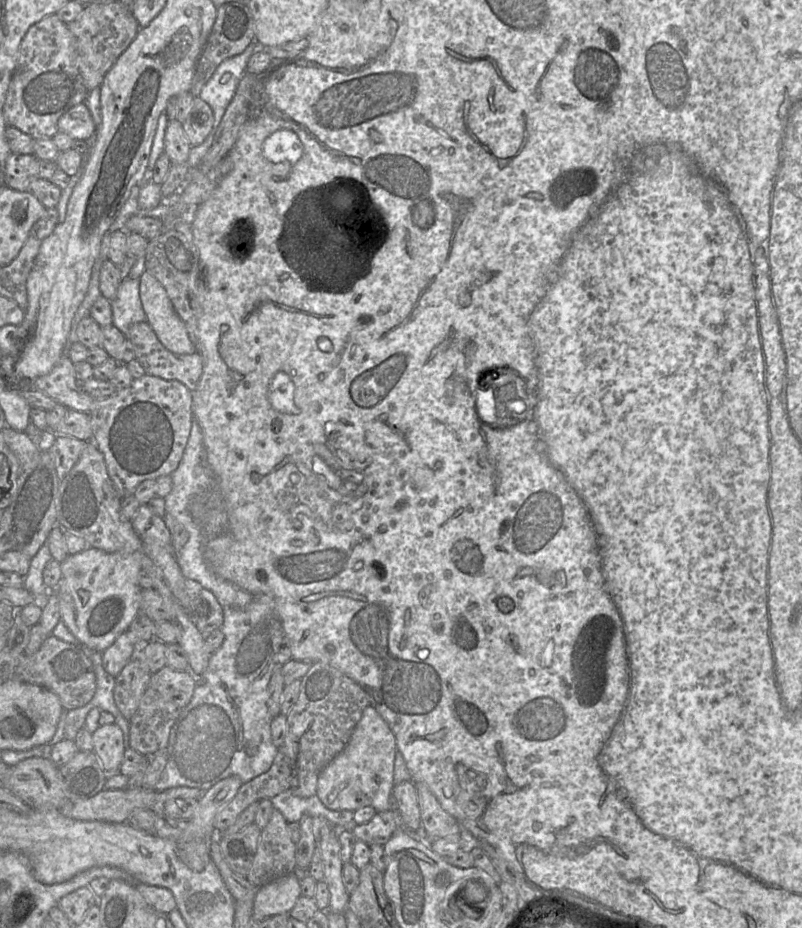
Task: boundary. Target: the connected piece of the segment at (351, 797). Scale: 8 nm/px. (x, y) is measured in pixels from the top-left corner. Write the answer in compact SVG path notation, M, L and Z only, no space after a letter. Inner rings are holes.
M368 705L344 749L320 772L316 796L331 810L356 811L371 806L377 812L393 809L391 793L394 785L396 738L378 712Z

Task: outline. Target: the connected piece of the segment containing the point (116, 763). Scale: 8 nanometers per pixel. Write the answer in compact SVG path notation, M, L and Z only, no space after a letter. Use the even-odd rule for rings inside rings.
M105 724L92 733L93 752L107 773L117 773L128 747L122 729L116 724Z

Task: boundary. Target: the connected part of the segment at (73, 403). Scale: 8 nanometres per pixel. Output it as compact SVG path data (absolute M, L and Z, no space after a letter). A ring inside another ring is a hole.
M63 355L53 369L35 379L30 390L37 390L68 409L88 413L94 402L76 379L74 363Z

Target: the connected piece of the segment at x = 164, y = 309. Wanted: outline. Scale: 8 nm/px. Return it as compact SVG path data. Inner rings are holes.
M150 273L139 277L139 296L149 323L163 346L175 354L196 352L184 322L175 312L165 288Z

